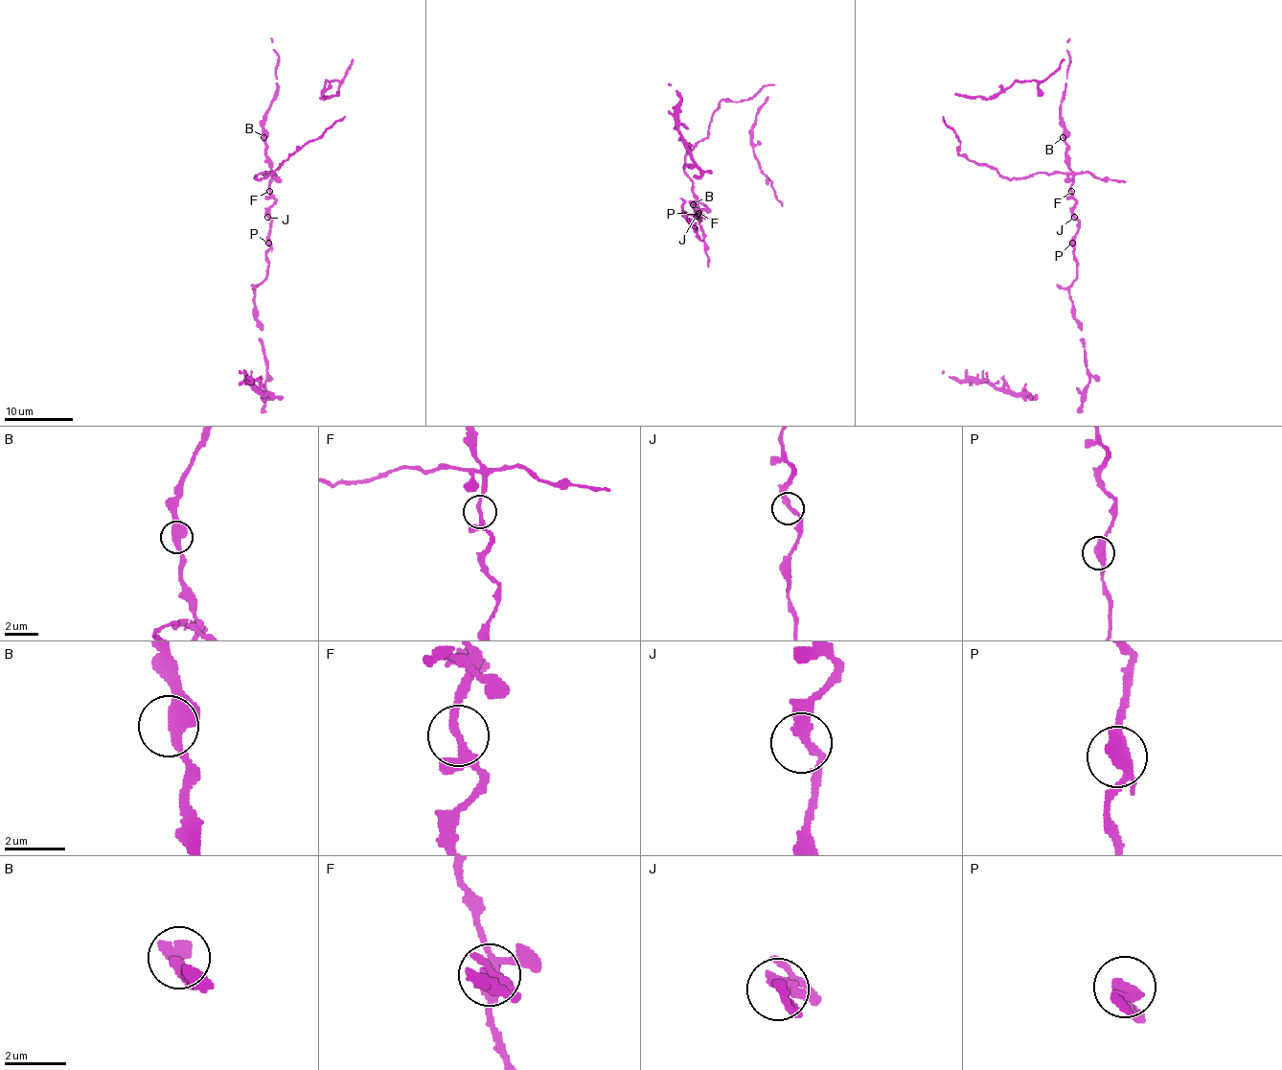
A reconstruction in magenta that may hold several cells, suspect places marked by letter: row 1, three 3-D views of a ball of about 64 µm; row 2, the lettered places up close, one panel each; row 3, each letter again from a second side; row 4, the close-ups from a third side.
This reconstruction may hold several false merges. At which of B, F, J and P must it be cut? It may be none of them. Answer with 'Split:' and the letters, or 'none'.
Split: none

